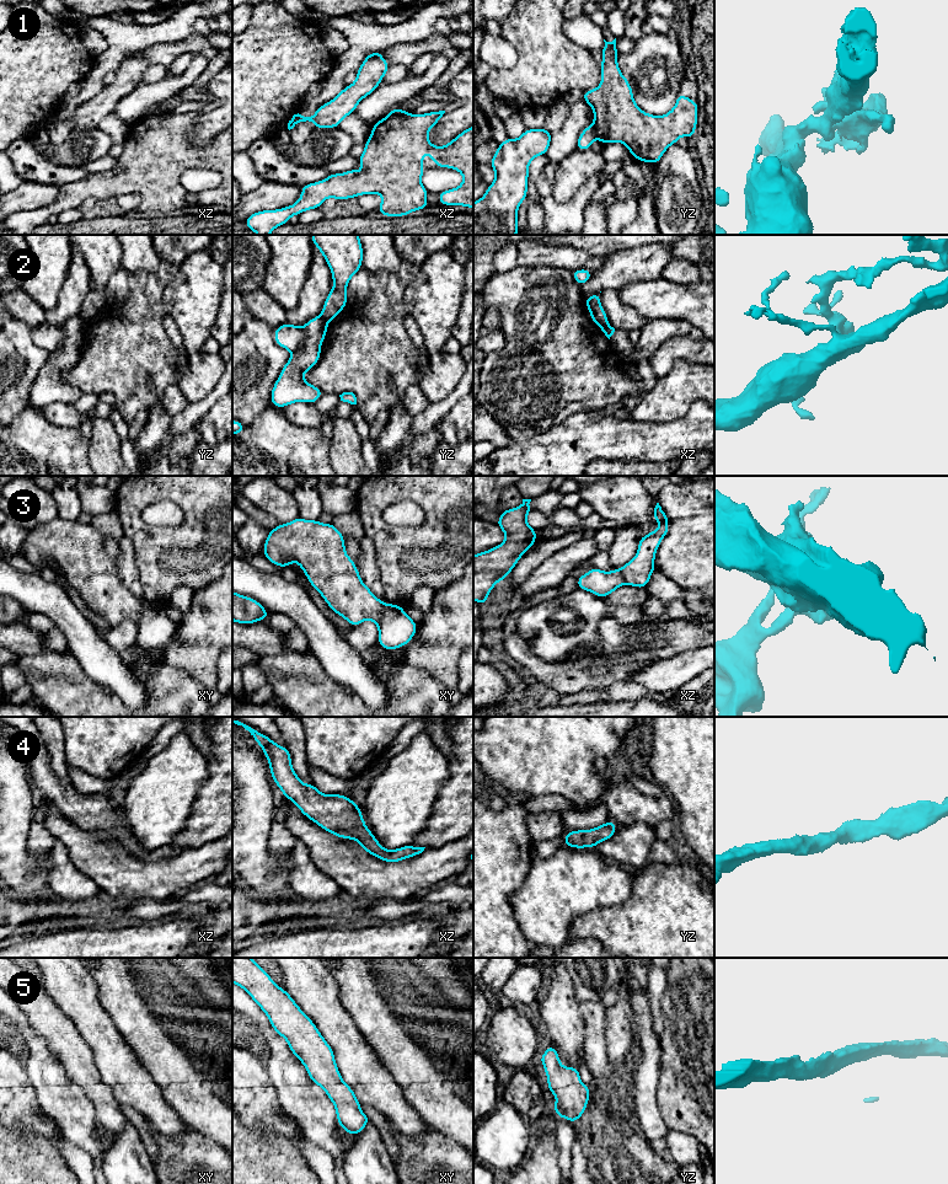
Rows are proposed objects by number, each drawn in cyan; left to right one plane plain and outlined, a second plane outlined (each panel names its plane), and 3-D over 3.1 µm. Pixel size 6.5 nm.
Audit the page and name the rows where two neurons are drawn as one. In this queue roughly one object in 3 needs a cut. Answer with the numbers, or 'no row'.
1, 2, 3

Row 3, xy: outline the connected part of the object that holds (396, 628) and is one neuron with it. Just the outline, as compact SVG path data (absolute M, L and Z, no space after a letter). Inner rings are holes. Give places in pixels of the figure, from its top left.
M386 604L377 622L377 643L386 650L401 648L411 642L418 629L416 622L401 605Z

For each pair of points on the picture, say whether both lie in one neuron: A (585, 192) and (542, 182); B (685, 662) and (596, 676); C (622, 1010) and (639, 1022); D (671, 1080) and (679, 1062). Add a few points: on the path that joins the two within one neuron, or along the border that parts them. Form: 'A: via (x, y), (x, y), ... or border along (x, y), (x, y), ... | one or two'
A: border along (551, 194), (541, 198) | two
B: border along (663, 659), (648, 662), (638, 668), (628, 680) | two
C: border along (624, 995), (627, 1001), (631, 1027), (636, 1039) | two
D: via (675, 1076), (679, 1072), (679, 1066) | one

